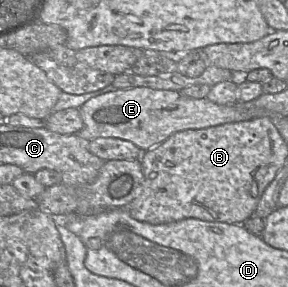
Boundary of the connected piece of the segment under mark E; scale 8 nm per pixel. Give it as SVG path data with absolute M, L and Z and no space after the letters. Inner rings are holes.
M150 87L119 89L89 99L80 108L84 123L77 133L91 142L98 137L120 138L132 142L143 152L165 141L172 134L202 129L224 123L240 122L254 118L240 103L219 105L209 99L184 97L176 90L157 90Z

